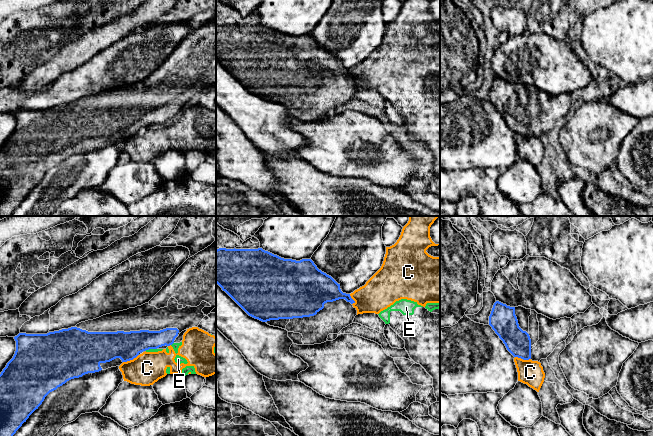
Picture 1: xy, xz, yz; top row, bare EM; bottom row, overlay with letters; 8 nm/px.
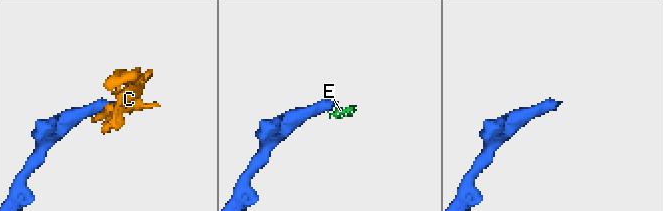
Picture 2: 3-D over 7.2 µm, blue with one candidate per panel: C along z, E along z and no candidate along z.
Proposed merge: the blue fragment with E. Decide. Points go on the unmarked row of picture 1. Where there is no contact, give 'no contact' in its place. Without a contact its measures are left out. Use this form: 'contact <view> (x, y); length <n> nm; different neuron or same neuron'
contact xy (172, 119); length 40 nm; different neuron

